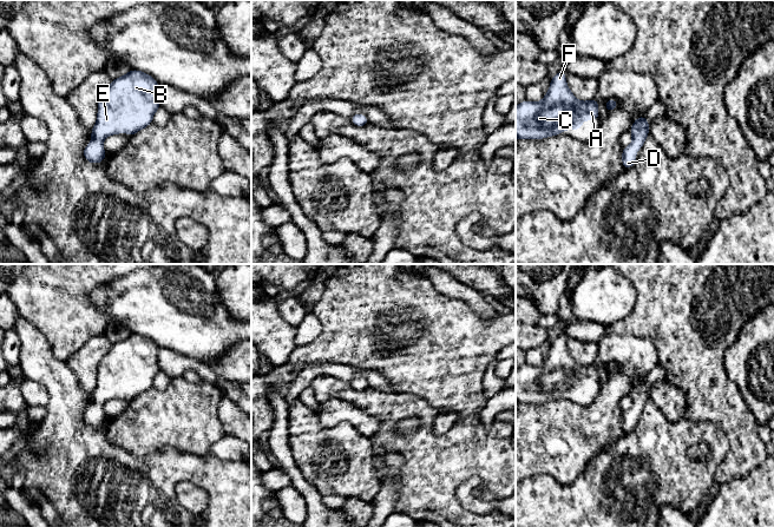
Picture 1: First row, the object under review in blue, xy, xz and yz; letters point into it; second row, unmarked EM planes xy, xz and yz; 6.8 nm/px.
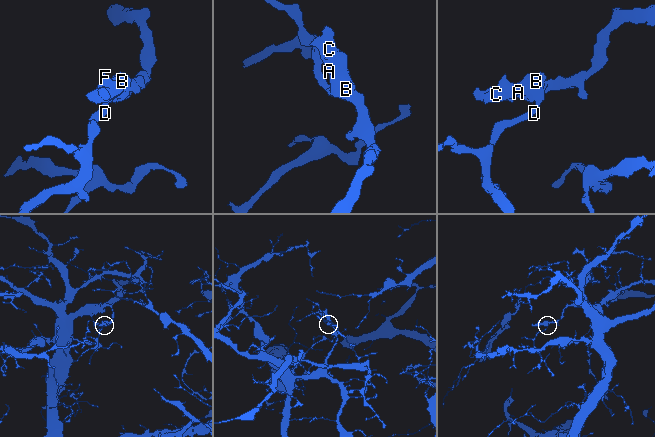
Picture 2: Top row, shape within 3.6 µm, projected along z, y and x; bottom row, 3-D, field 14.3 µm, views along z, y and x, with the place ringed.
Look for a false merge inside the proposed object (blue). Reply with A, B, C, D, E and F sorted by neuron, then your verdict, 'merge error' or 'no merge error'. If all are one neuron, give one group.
A B C D E F | no merge error

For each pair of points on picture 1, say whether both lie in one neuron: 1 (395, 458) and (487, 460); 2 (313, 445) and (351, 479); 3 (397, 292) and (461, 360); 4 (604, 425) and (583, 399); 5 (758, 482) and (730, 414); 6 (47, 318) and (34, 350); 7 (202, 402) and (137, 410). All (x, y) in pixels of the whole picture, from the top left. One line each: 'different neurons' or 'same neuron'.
1: different neurons
2: same neuron
3: same neuron
4: different neurons
5: different neurons
6: different neurons
7: same neuron

